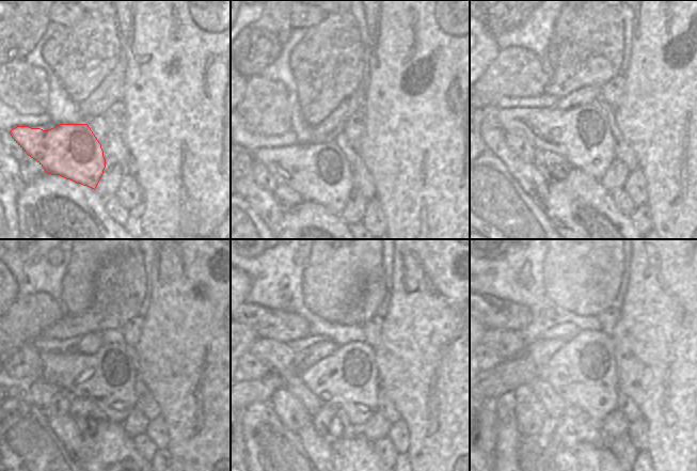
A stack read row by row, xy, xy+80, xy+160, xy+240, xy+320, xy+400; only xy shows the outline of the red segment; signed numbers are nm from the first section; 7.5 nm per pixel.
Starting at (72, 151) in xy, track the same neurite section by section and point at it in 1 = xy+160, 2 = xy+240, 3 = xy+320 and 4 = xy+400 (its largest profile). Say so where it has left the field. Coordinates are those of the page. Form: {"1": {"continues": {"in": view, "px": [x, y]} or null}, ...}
{"1": {"continues": {"in": "xy+160", "px": [582, 136]}}, "2": {"continues": {"in": "xy+240", "px": [107, 377]}}, "3": {"continues": {"in": "xy+320", "px": [348, 377]}}, "4": {"continues": {"in": "xy+400", "px": [583, 372]}}}

